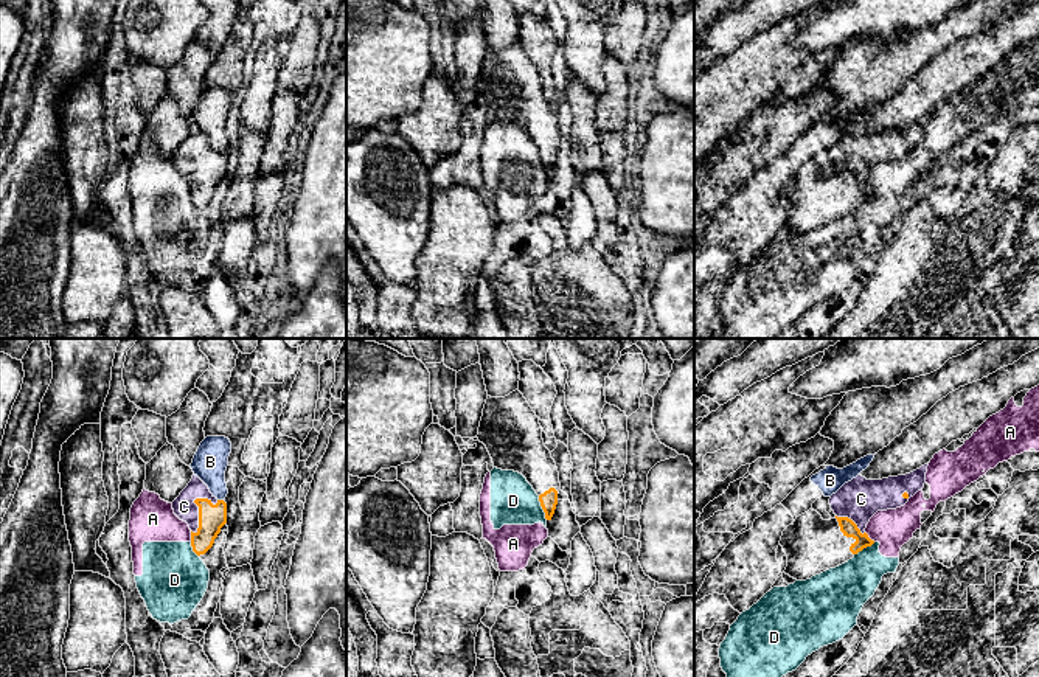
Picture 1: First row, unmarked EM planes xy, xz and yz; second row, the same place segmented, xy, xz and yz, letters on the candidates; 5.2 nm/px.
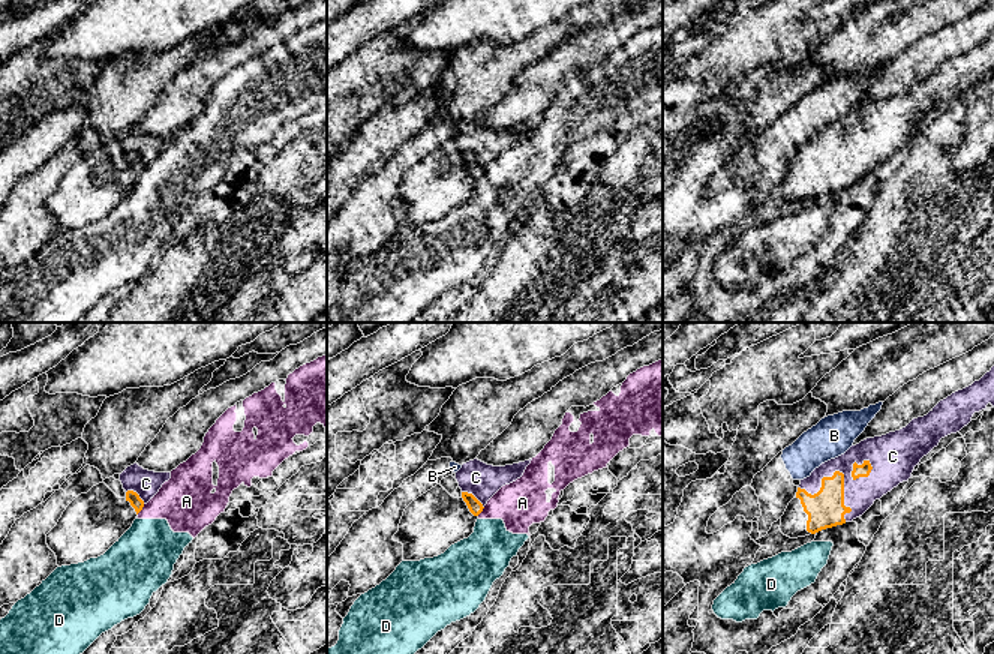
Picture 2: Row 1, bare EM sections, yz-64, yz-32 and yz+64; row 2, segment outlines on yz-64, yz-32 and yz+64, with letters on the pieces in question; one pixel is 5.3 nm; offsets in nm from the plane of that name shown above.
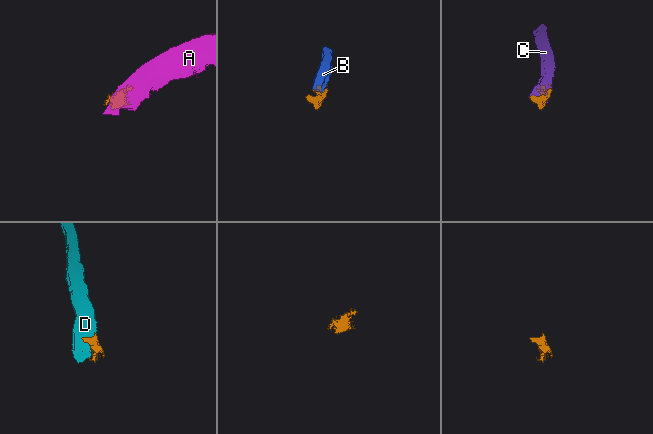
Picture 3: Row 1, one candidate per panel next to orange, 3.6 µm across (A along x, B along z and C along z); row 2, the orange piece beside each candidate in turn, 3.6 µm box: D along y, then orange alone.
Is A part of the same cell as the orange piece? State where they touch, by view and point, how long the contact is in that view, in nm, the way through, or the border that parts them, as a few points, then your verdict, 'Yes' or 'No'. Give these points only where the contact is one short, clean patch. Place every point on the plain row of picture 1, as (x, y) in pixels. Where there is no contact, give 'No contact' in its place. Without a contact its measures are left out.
Touches orange at yz (868, 190). Shared border 80 nm. No

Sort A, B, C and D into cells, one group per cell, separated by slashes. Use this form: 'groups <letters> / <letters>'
groups A D / B / C

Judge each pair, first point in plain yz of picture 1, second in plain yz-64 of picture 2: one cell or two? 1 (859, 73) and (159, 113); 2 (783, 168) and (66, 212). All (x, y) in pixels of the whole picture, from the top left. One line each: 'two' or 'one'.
1: two
2: two

